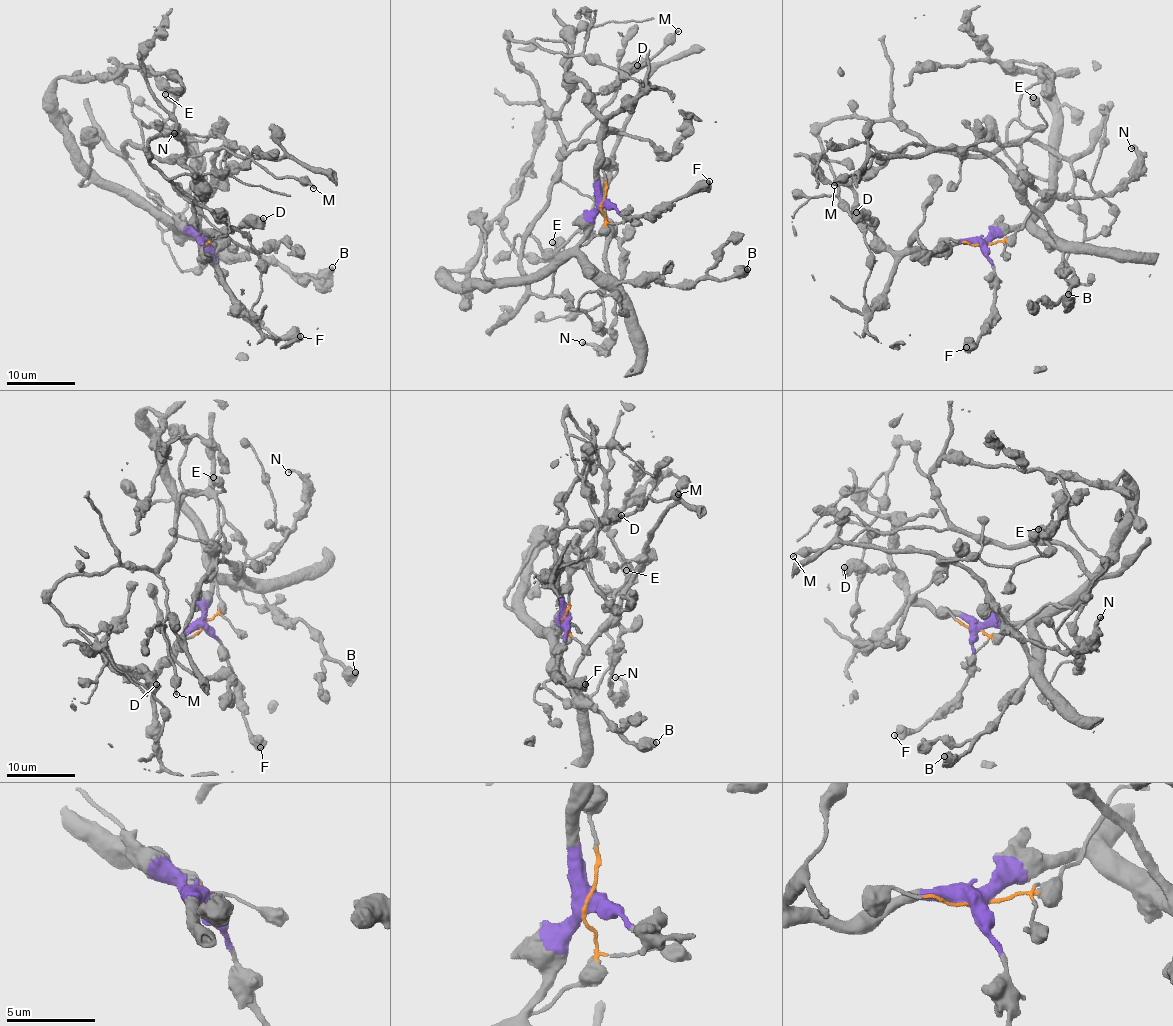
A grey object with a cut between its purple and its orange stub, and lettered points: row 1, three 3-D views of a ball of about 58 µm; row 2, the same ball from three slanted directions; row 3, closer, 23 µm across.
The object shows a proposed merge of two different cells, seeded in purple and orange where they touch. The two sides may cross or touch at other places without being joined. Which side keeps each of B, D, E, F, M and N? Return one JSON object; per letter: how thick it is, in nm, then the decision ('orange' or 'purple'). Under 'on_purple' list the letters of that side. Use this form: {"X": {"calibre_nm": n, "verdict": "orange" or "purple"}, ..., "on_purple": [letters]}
{"B": {"calibre_nm": 700, "verdict": "purple"}, "D": {"calibre_nm": 650, "verdict": "purple"}, "E": {"calibre_nm": 700, "verdict": "orange"}, "F": {"calibre_nm": 700, "verdict": "purple"}, "M": {"calibre_nm": 160, "verdict": "orange"}, "N": {"calibre_nm": 240, "verdict": "purple"}, "on_purple": ["B", "D", "F", "N"]}

